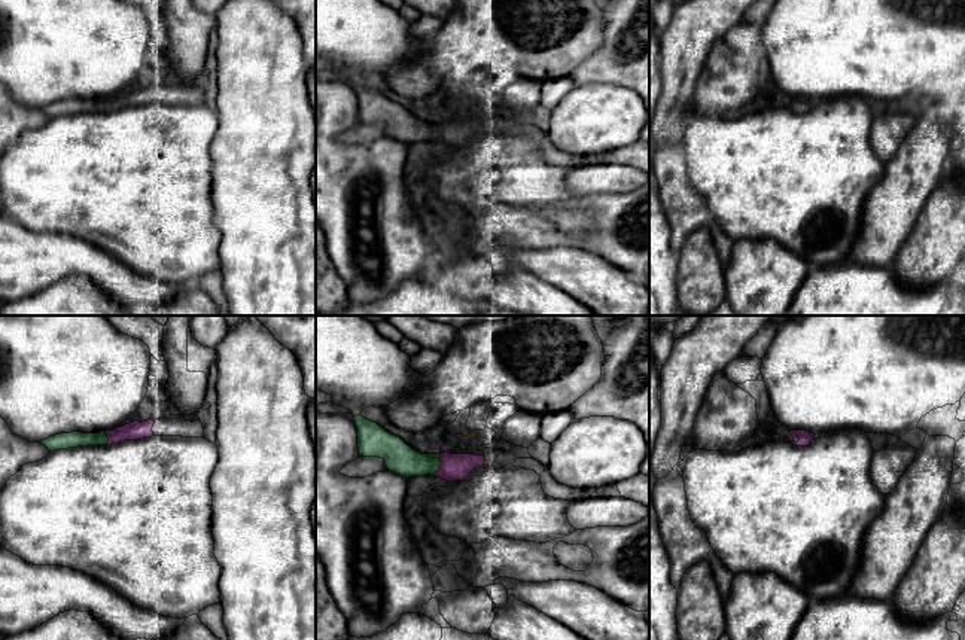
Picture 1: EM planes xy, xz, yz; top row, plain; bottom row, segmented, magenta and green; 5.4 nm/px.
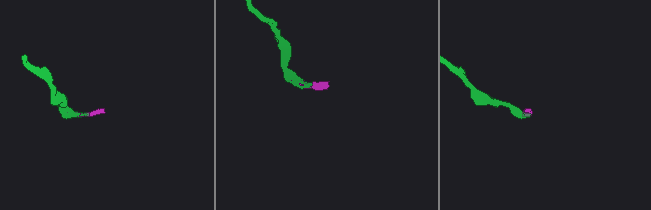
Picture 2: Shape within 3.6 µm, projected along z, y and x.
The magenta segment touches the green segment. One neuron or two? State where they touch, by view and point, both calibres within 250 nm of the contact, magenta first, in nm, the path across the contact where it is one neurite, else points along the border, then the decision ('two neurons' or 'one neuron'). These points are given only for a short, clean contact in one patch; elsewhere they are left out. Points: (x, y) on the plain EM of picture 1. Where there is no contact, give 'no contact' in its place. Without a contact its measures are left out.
contact xz (441, 131); calibres 140 and 170 nm; one neuron

